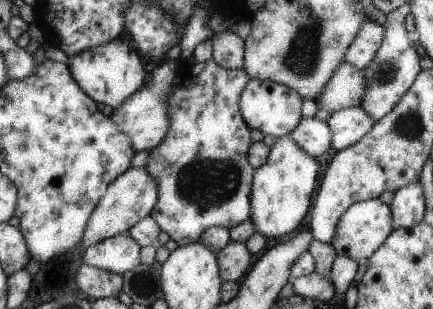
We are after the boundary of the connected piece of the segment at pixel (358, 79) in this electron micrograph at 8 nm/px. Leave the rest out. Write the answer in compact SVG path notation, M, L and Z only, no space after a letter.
M344 60L330 80L326 82L322 94L316 98L319 108L330 112L348 107L360 107L360 102L366 92L366 79L362 76L359 68Z

